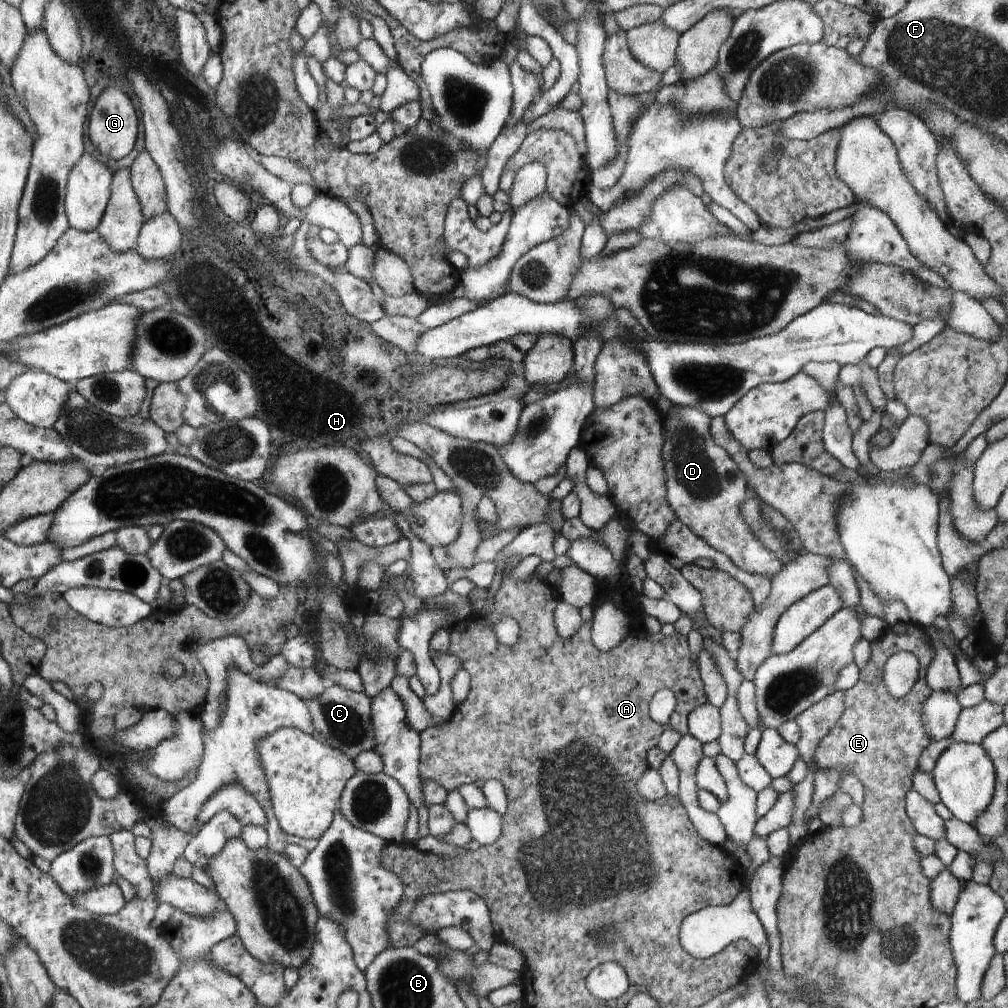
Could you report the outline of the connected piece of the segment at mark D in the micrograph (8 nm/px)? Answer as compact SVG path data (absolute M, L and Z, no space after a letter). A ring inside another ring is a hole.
M670 406L664 418L666 432L663 432L664 444L662 444L662 462L666 472L666 502L674 510L676 519L693 530L704 542L707 542L718 552L723 552L736 563L736 566L748 574L766 576L770 582L774 576L786 566L780 558L776 558L772 552L768 552L750 532L750 524L746 524L740 516L740 506L746 500L747 484L746 476L732 457L715 444L710 436L710 416L698 408L684 408L684 406Z

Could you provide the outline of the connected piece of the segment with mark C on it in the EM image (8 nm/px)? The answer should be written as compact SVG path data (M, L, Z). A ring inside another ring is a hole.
M326 682L326 687L322 694L318 694L312 700L305 700L306 706L314 724L314 730L318 736L322 736L328 745L336 750L340 750L344 756L353 760L359 754L374 750L374 728L372 728L372 700L364 693L346 690L344 687Z

